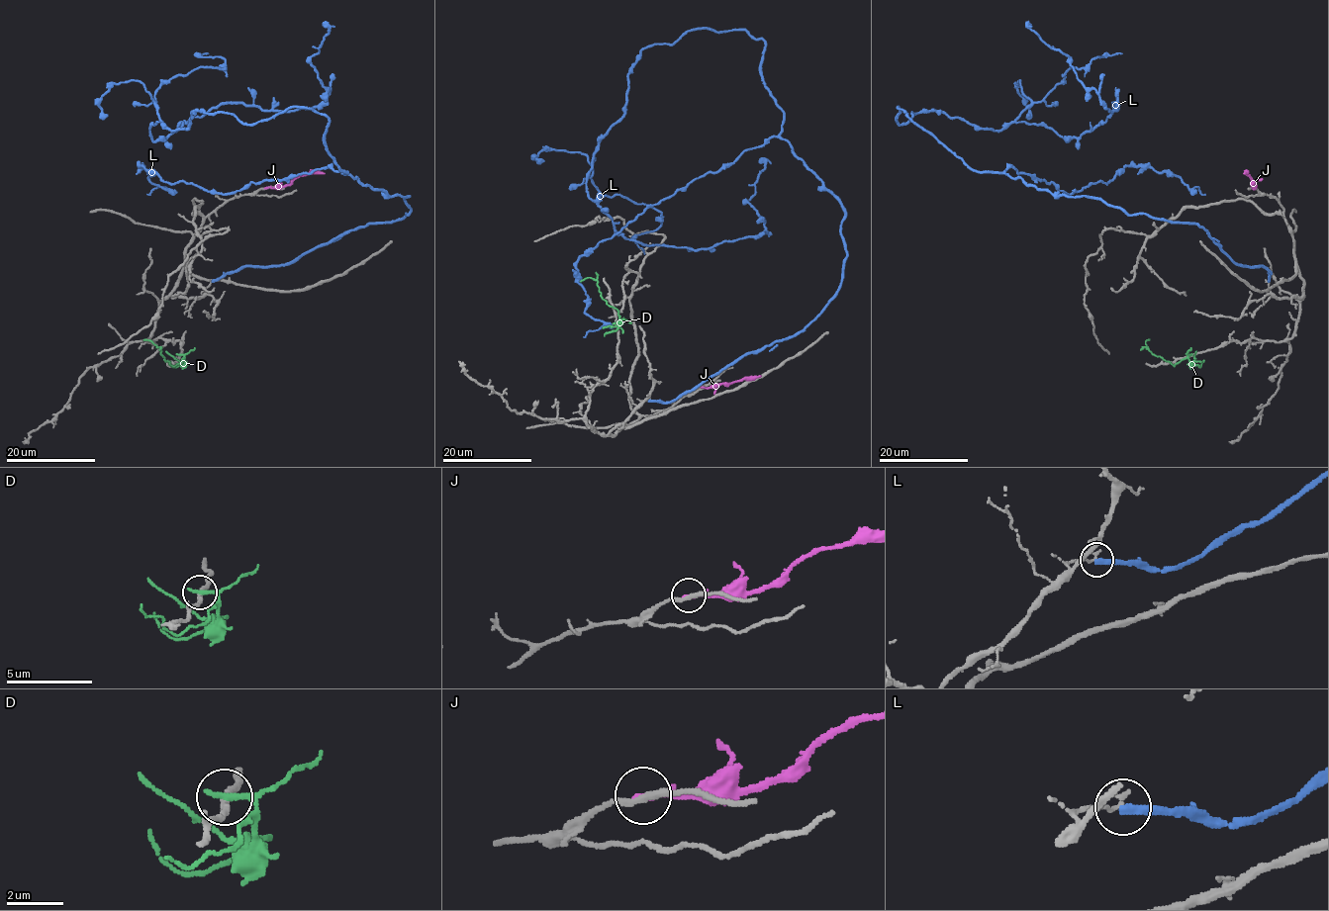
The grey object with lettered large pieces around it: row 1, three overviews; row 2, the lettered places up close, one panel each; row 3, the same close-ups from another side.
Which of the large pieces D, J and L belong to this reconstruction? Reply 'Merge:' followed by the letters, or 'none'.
Merge: none

